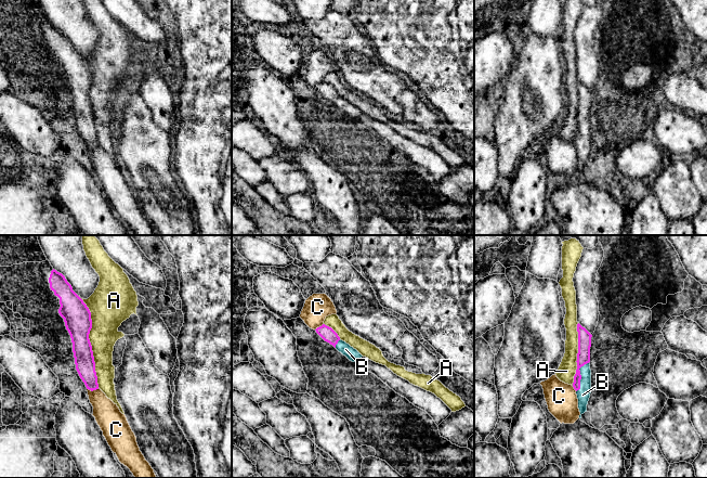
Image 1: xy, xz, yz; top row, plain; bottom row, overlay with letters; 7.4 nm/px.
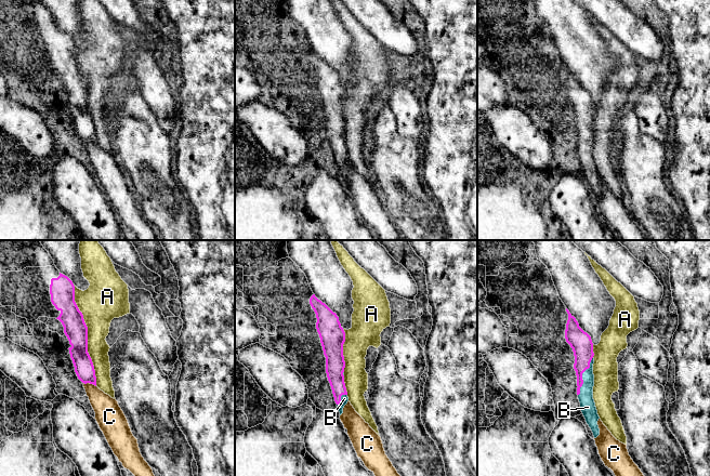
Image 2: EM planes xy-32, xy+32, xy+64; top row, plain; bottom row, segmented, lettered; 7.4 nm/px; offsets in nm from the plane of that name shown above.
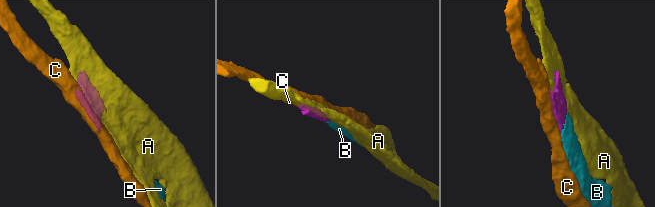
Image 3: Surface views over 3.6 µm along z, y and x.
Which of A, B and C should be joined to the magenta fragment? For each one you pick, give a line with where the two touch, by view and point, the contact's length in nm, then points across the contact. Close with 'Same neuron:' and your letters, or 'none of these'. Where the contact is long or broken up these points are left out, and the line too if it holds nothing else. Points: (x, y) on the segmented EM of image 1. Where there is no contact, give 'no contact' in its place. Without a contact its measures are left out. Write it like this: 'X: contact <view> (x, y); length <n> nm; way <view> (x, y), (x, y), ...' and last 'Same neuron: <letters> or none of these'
B: contact yz (580, 376); length 240 nm; way yz (584, 343), (580, 376), (584, 393)
Same neuron: B

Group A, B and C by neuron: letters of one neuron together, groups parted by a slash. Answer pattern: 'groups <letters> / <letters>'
groups A / B / C

